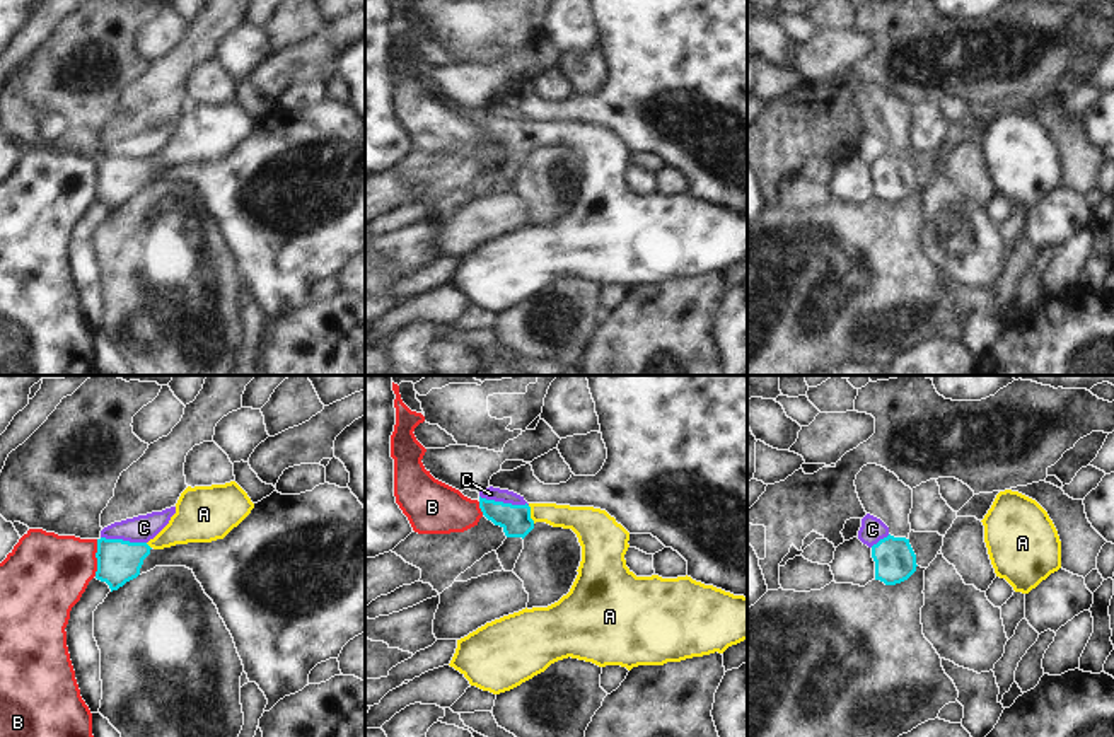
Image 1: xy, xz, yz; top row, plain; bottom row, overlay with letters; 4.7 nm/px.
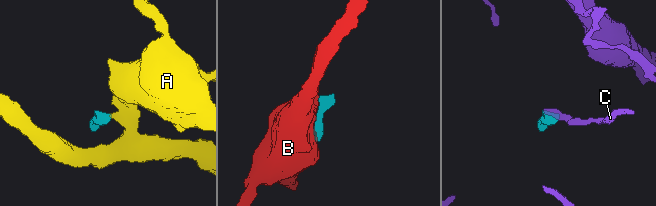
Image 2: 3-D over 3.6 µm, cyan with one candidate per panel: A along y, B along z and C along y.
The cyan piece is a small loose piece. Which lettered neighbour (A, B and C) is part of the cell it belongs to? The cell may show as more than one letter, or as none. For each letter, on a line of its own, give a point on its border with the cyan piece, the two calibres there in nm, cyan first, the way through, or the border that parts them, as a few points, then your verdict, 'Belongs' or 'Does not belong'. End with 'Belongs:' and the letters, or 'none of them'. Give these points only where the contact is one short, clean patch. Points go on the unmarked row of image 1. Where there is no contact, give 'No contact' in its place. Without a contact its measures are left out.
A: Touches cyan at xz (529, 132). Thickness 140 nm (cyan) against 130 nm. Path across: xz (516, 137), (529, 132), (580, 137). Belongs
B: Touches cyan at xy (96, 174). Thickness 200 nm (cyan) against 380 nm. Does not belong
C: Touches cyan at xz (502, 120). Thickness 140 nm (cyan) against 60 nm. Boundary: xz (480, 113), (490, 118), (527, 123). Does not belong
Belongs: A.

